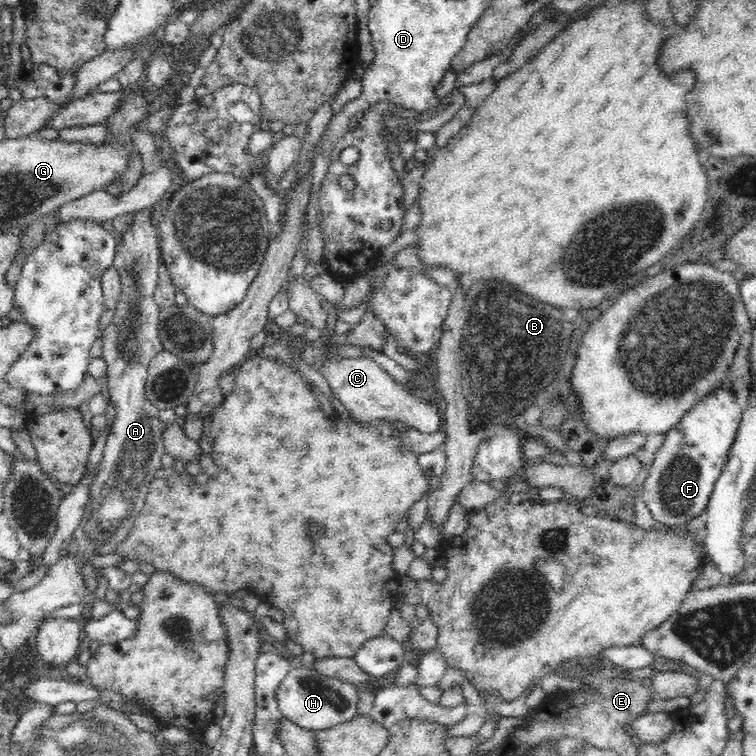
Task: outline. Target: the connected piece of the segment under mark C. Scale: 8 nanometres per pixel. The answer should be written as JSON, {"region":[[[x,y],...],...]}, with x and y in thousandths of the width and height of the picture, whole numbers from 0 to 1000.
{"region":[[[399,451],[392,459],[384,460],[384,474],[389,474],[392,468],[402,481],[409,481],[411,487],[426,495],[434,503],[438,519],[474,560],[487,562],[487,558],[499,554],[529,557],[537,560],[542,566],[566,574],[577,574],[587,566],[587,552],[578,542],[575,533],[566,534],[549,521],[540,519],[533,508],[516,499],[511,489],[505,488],[495,476],[481,471],[435,474],[426,468],[426,463],[427,460],[423,458],[415,460]]]}

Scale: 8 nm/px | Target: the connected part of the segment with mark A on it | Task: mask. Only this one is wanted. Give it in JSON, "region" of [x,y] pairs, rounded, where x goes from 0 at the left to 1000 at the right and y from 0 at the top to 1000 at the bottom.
{"region":[[[197,276],[176,280],[173,298],[156,315],[155,329],[149,341],[151,354],[161,369],[161,389],[159,399],[153,402],[152,418],[146,431],[136,439],[136,468],[135,475],[140,478],[142,489],[139,499],[143,504],[143,521],[147,534],[153,538],[153,550],[148,558],[148,566],[140,587],[135,607],[131,610],[126,634],[118,648],[118,663],[112,672],[108,688],[102,701],[94,706],[94,726],[106,731],[116,743],[127,734],[149,733],[155,730],[156,720],[161,720],[172,701],[176,690],[183,685],[192,668],[193,655],[198,648],[198,639],[213,619],[214,603],[218,593],[214,585],[214,571],[218,566],[210,556],[209,540],[205,540],[196,529],[192,511],[196,497],[197,481],[212,466],[217,464],[214,448],[212,448],[212,410],[213,406],[204,398],[204,386],[209,380],[210,358],[213,352],[213,331],[210,308],[201,295],[201,283]]]}

